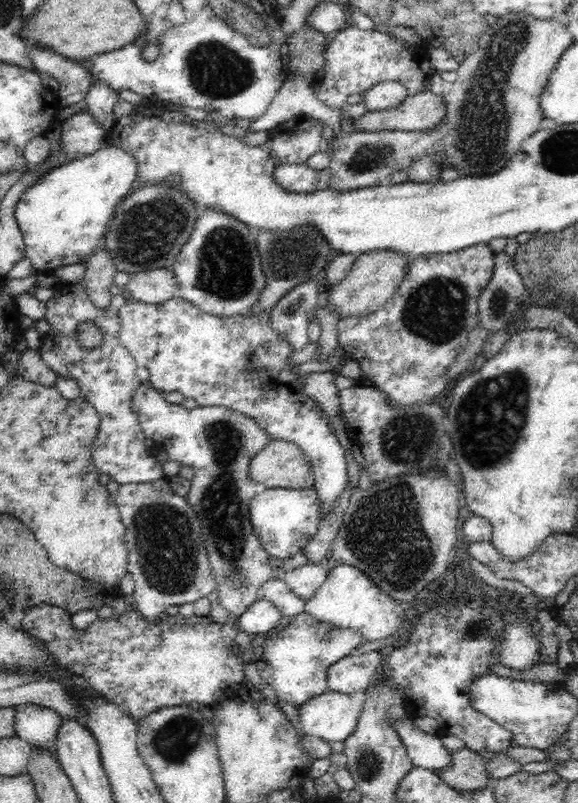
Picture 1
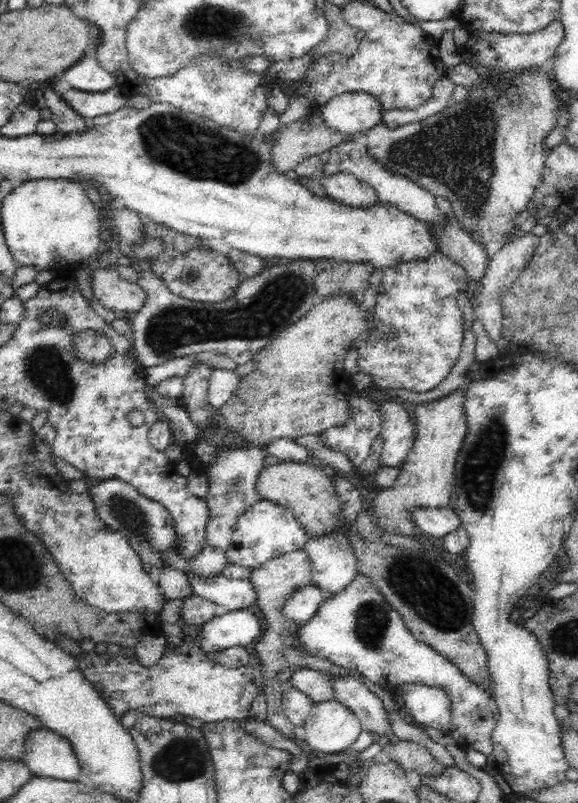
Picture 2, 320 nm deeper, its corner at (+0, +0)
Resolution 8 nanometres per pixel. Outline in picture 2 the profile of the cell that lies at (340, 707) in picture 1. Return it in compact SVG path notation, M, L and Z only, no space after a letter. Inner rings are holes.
M335 698L314 703L303 725L312 752L332 754L356 742L363 731L361 726L358 716Z

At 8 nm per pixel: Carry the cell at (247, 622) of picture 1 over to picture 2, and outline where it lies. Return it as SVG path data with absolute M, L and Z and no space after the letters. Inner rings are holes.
M248 609L229 611L205 622L199 631L197 643L201 651L210 656L230 646L244 646L257 640L260 635L260 622Z

